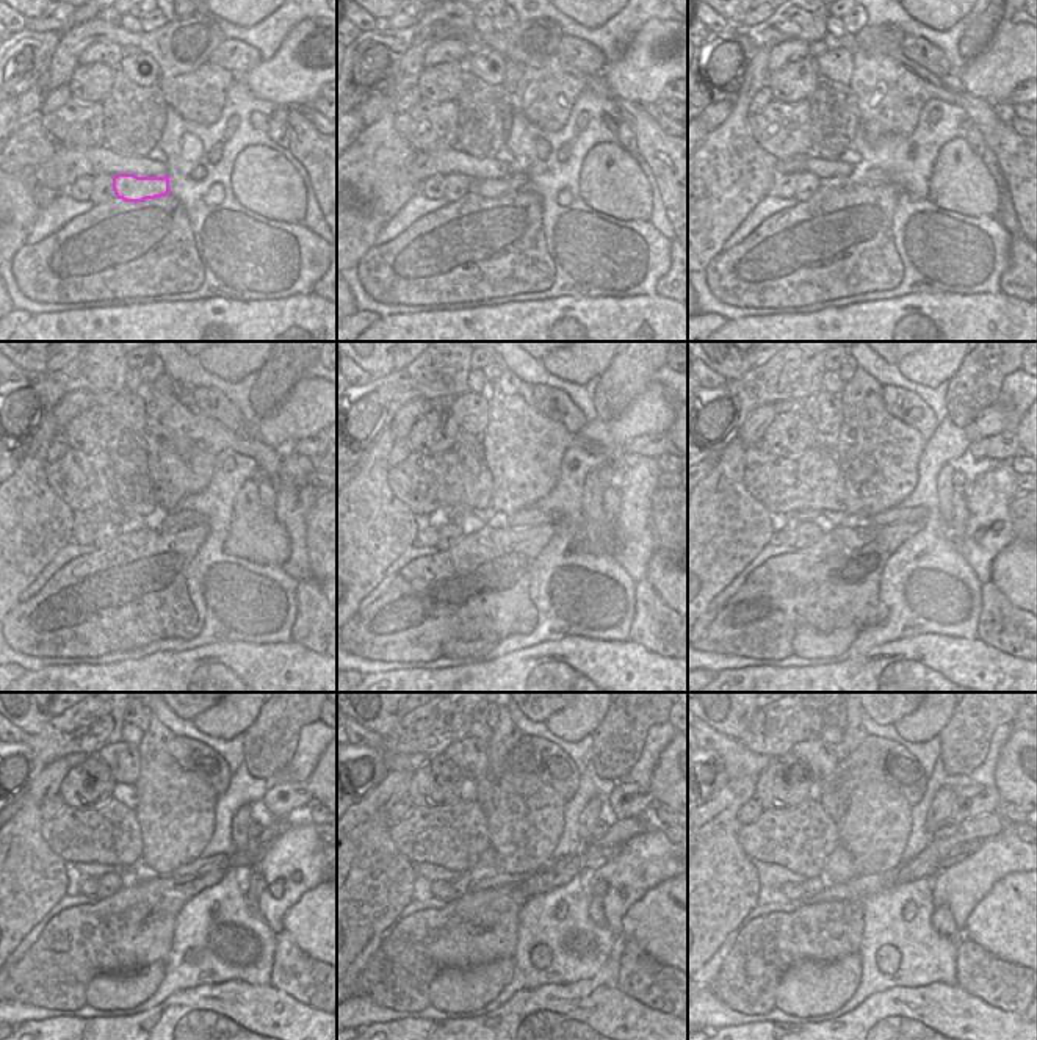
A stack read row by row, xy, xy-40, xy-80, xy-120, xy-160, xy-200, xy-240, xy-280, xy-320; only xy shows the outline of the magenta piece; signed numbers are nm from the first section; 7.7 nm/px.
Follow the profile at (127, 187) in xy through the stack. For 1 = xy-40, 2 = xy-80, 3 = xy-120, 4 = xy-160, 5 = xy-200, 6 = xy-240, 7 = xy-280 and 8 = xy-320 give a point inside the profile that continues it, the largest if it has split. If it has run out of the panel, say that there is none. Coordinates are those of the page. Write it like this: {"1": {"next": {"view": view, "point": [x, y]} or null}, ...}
{"1": {"next": {"view": "xy-40", "point": [489, 188]}}, "2": {"next": {"view": "xy-80", "point": [874, 177]}}, "3": {"next": {"view": "xy-120", "point": [176, 520]}}, "4": {"next": {"view": "xy-160", "point": [527, 517]}}, "5": {"next": {"view": "xy-200", "point": [918, 514]}}, "6": {"next": {"view": "xy-240", "point": [256, 852]}}, "7": {"next": {"view": "xy-280", "point": [591, 855]}}, "8": {"next": {"view": "xy-320", "point": [956, 855]}}}

